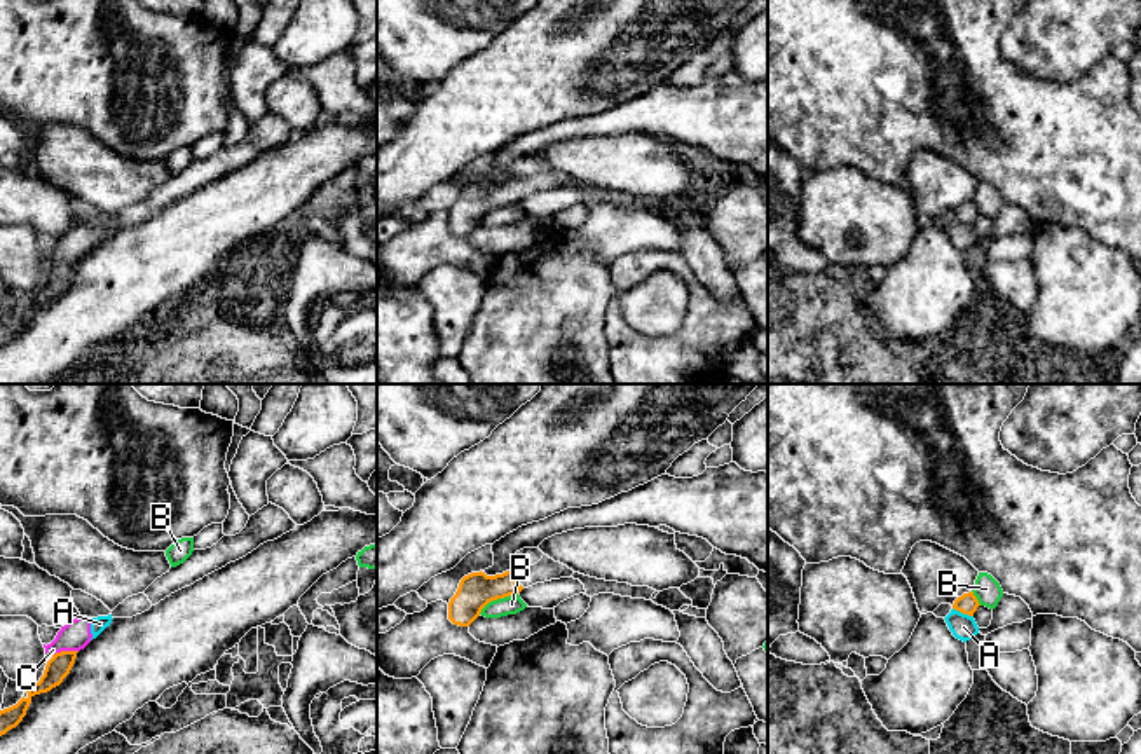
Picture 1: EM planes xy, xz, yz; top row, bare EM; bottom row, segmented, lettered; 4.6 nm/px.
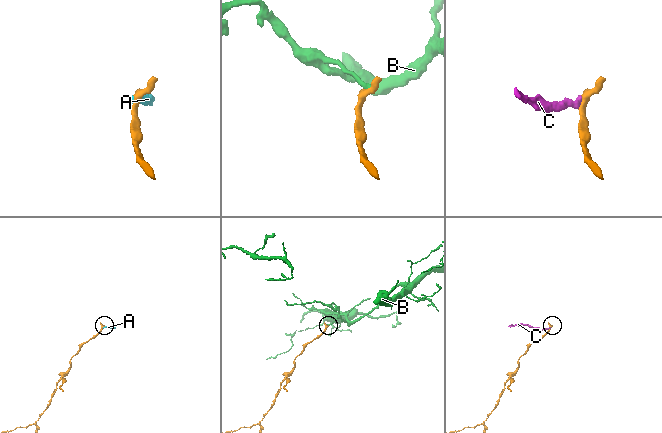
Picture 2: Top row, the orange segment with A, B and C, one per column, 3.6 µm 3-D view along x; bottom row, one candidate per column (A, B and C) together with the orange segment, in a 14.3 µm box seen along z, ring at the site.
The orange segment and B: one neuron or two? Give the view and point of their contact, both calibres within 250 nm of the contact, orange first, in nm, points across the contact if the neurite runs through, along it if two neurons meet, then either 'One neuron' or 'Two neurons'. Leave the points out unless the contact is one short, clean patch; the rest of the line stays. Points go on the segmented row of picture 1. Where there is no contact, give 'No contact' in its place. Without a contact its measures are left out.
Touches orange at xz (498, 597). Thickness 160 nm (orange) against 90 nm. Boundary: xz (517, 592), (492, 599), (478, 613). Two neurons

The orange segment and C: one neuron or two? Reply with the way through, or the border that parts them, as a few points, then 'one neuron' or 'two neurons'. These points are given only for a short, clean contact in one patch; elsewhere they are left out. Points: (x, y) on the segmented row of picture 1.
border along xy (77, 650), (61, 650), (53, 655); two neurons

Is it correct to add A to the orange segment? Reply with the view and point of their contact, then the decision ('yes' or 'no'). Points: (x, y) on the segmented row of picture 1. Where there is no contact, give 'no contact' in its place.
meets orange in yz at (963, 613); no

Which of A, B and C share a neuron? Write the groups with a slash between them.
A C / B

